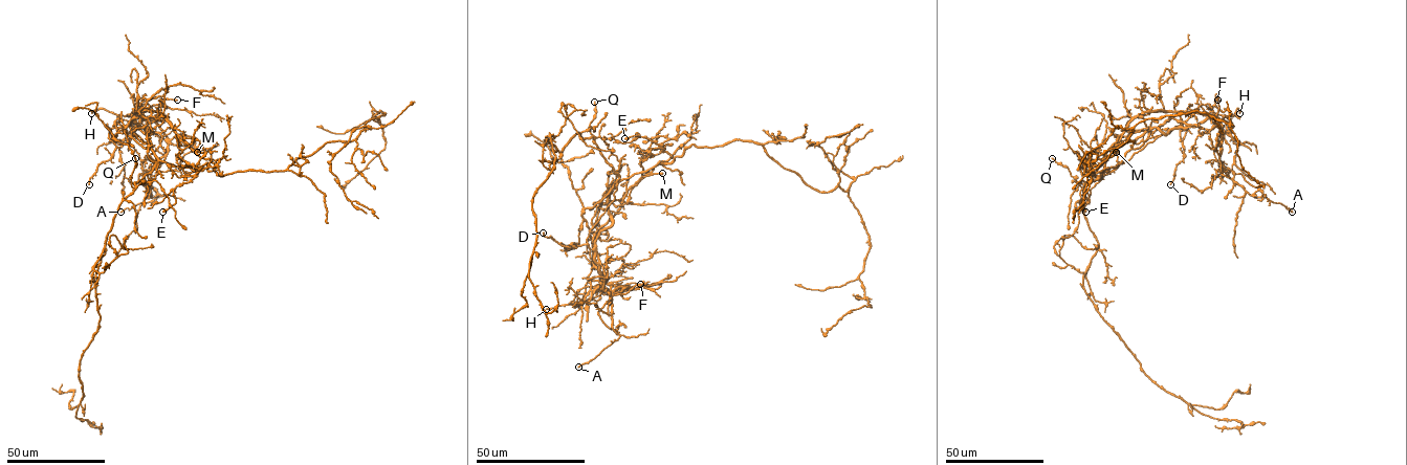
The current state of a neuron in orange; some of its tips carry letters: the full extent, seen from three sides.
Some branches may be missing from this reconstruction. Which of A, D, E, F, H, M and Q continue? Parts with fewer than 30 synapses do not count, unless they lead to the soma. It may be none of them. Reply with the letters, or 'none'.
none

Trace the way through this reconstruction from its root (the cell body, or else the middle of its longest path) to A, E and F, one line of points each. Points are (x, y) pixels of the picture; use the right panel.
A: (1120, 162), (1133, 144), (1203, 113), (1221, 126), (1225, 172), (1251, 195), (1263, 195), (1292, 212)
E: (1120, 162), (1107, 171), (1102, 162), (1084, 184), (1079, 194), (1085, 212)
F: (1120, 162), (1133, 144), (1167, 133), (1194, 113), (1215, 119), (1219, 107), (1217, 100)

